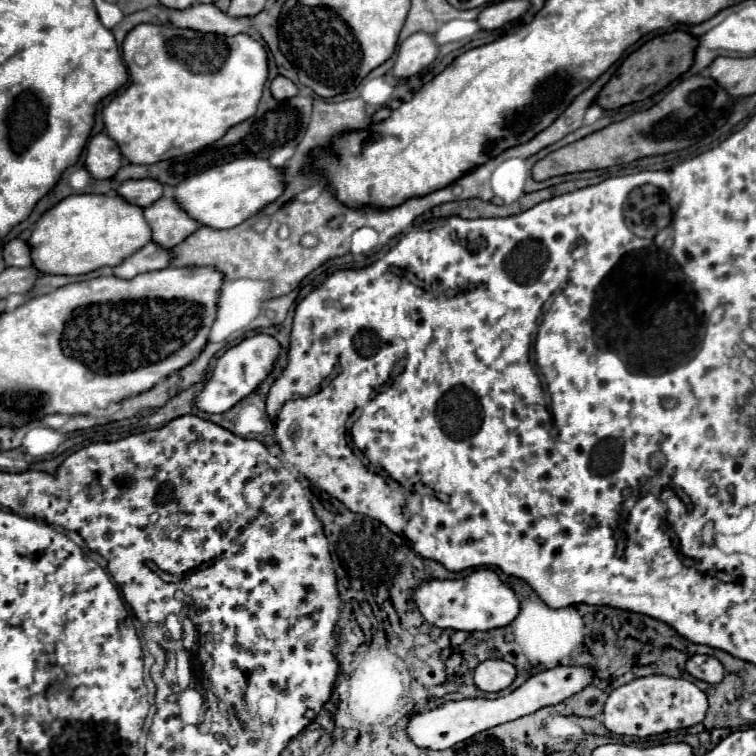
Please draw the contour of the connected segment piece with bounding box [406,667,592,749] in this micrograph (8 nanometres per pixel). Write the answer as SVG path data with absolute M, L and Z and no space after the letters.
M554 667L548 669L544 673L538 673L534 677L530 677L522 687L518 687L516 691L512 691L506 697L500 699L464 699L464 701L450 701L444 703L442 707L436 707L432 711L424 711L418 713L410 719L408 723L408 735L410 739L418 745L418 747L426 747L426 749L448 749L454 743L466 741L470 737L474 737L476 733L514 721L518 717L530 715L542 707L548 705L556 705L560 701L564 701L566 697L582 691L588 683L592 681L592 671L586 667Z

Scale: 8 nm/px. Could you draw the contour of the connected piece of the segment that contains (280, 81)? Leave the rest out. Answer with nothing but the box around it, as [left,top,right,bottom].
[270,75,298,99]

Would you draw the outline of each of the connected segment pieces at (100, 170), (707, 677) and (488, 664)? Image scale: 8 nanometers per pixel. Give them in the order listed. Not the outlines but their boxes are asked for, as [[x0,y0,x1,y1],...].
[[86,133,122,179],[686,655,722,683],[474,659,516,693]]

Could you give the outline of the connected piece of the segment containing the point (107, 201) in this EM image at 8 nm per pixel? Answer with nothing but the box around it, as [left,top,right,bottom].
[28,195,152,275]

